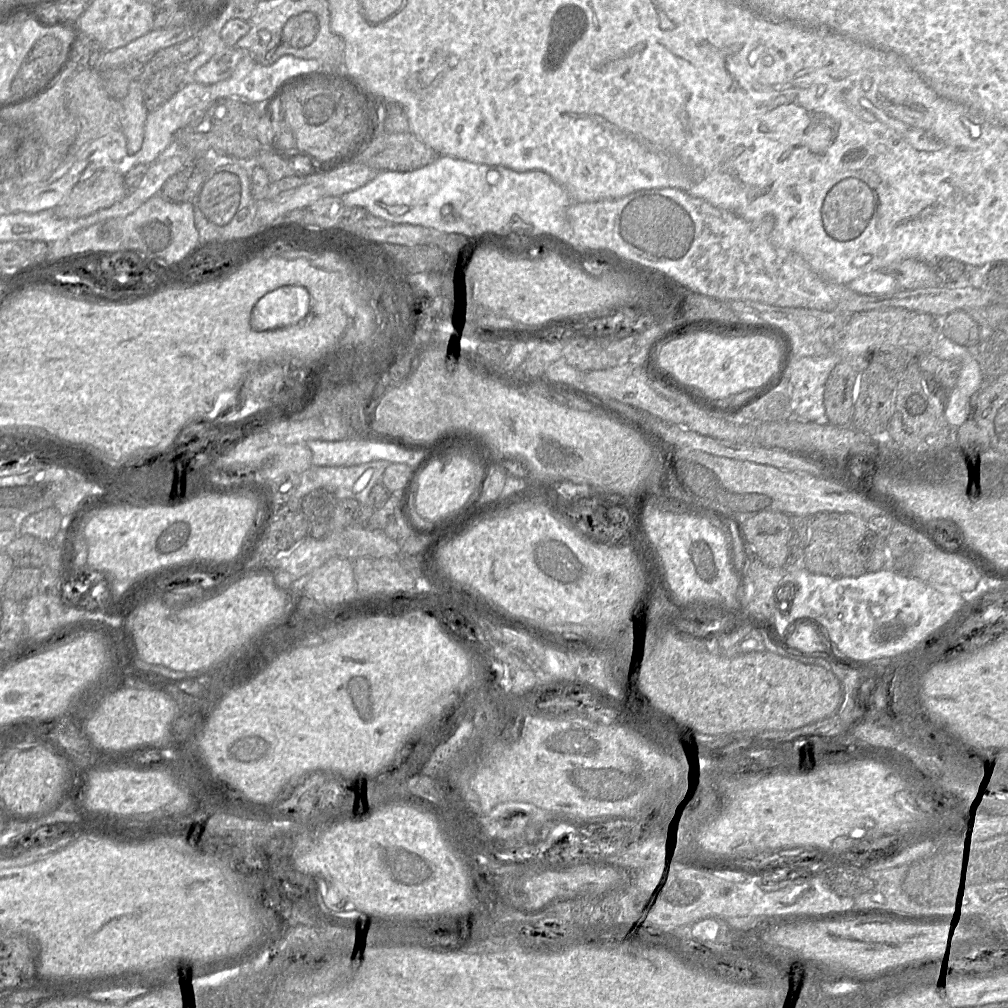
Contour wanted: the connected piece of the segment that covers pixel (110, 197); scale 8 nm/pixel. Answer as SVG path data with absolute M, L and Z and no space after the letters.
M98 170L78 182L54 208L59 218L78 219L111 207L127 195L123 175L113 170Z

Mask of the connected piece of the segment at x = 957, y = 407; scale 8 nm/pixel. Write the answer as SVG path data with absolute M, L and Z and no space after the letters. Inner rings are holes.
M941 336L930 353L943 360L959 361L961 364L959 378L949 392L949 403L944 410L947 422L958 428L967 419L974 420L977 396L985 386L980 364L975 357L975 349L969 349Z

